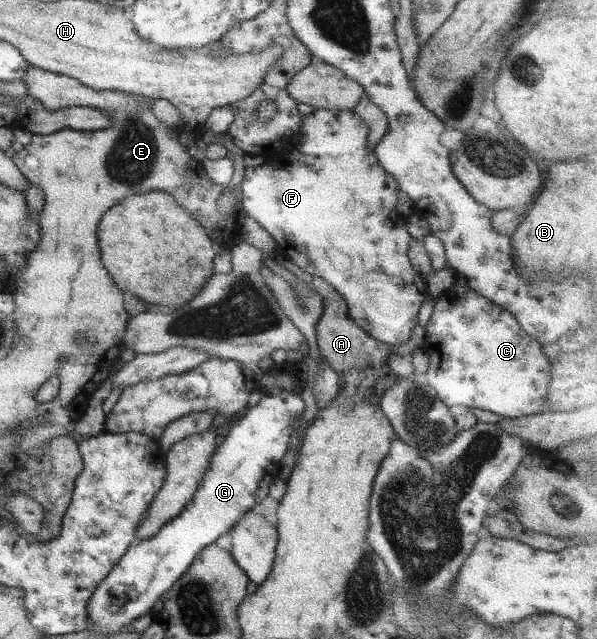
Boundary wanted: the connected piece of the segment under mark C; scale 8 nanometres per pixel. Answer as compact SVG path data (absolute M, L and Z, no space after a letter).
M453 285L434 300L424 327L428 342L426 384L447 407L452 410L480 408L506 419L546 412L543 398L547 393L551 365L540 352L538 342L520 328L509 312L468 287Z

